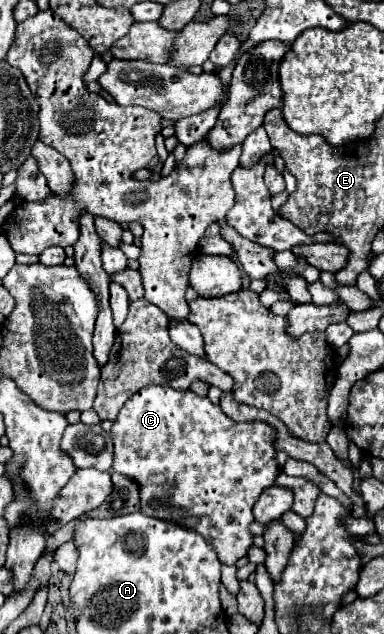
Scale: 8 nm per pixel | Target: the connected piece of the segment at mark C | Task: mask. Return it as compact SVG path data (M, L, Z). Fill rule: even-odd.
M150 385L134 393L120 409L112 425L114 437L114 471L134 479L140 485L142 513L198 531L216 549L222 563L234 565L252 547L248 523L254 521L252 505L264 487L274 485L278 465L274 461L274 429L262 421L236 423L224 415L208 397L198 397L192 391L176 391L168 385Z

